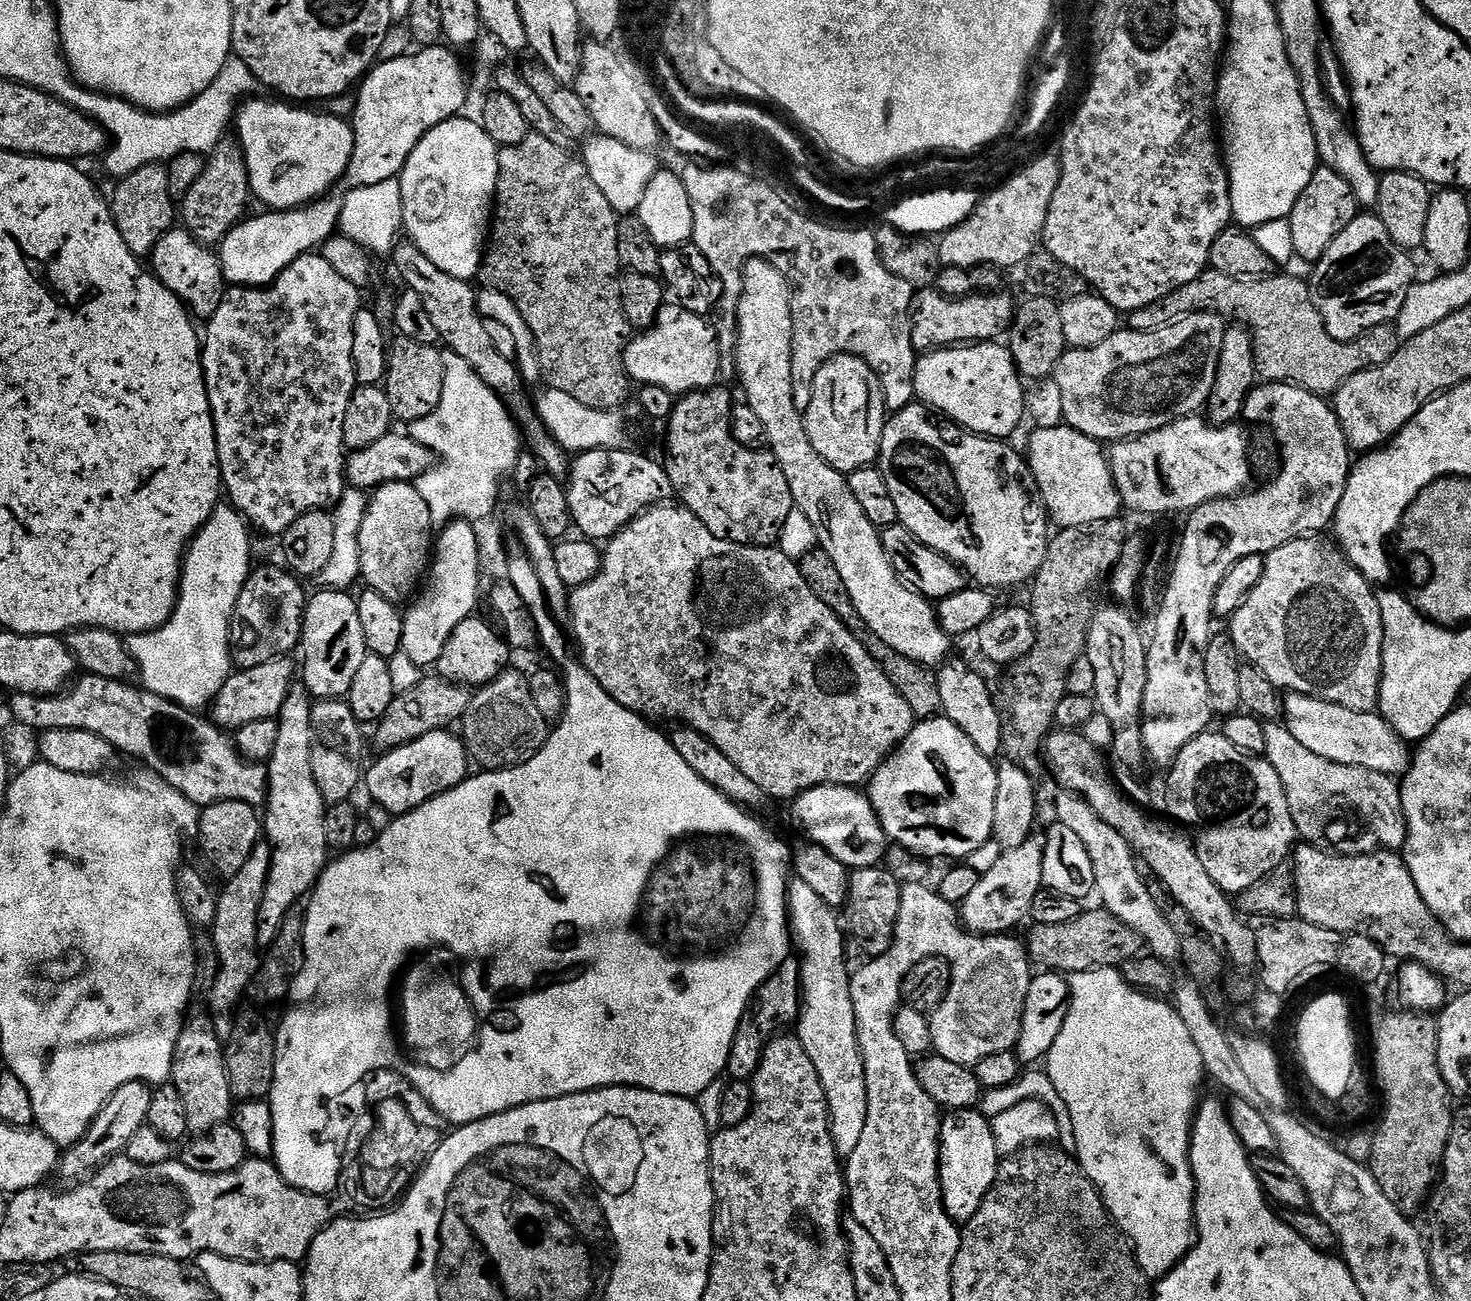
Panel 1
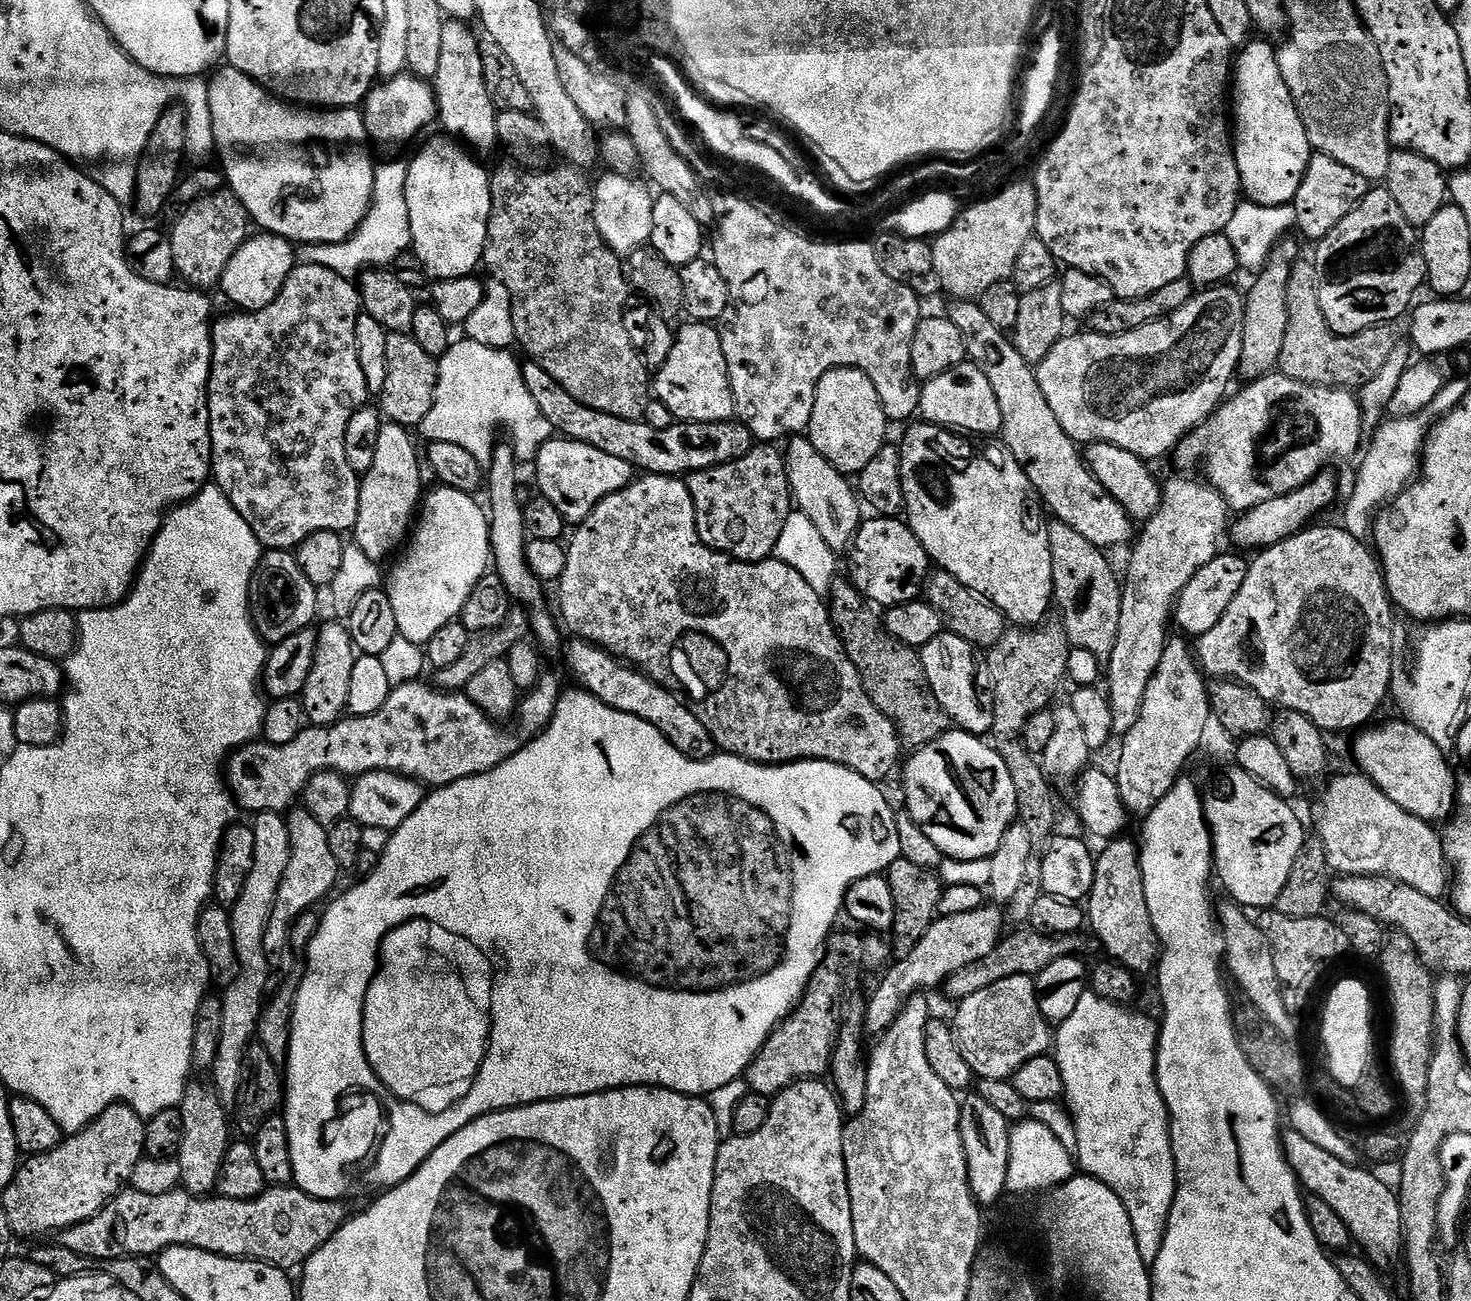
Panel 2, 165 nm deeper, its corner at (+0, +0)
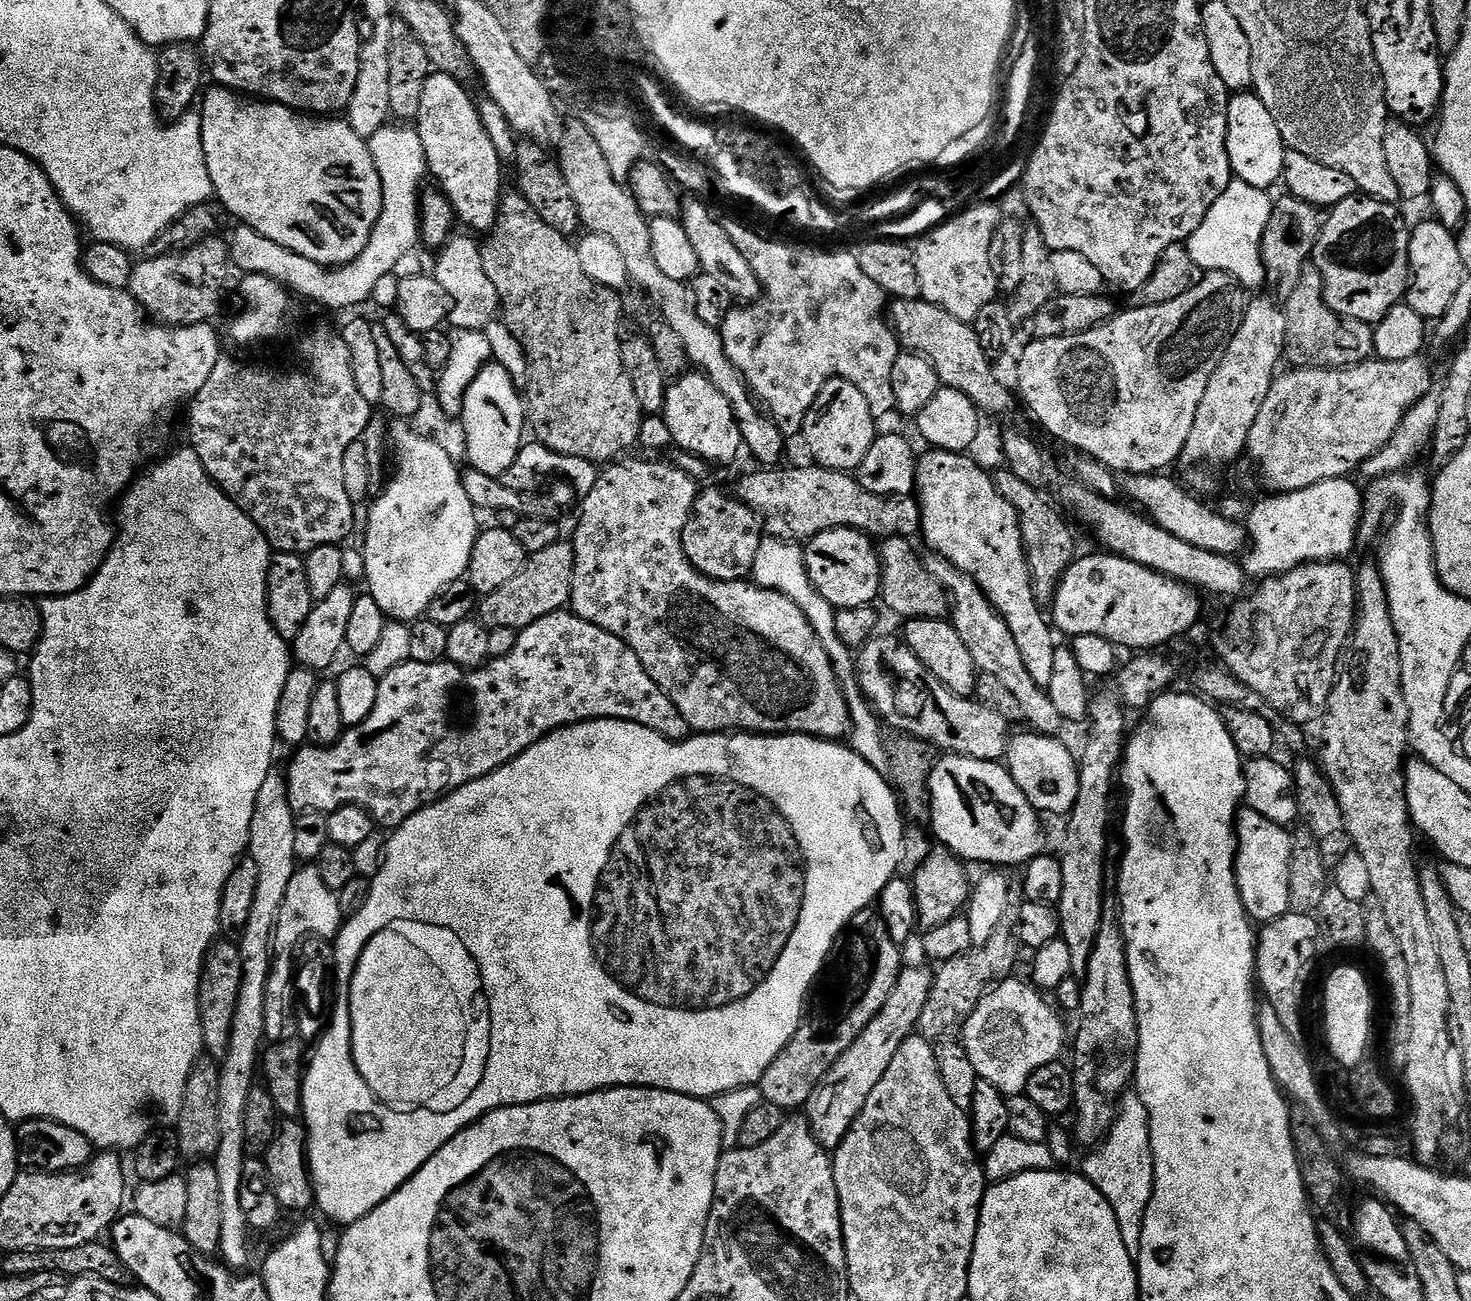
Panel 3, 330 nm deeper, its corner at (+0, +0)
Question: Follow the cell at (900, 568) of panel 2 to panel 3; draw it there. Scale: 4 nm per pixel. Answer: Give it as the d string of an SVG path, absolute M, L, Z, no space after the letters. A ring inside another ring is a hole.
M835 528L812 537L805 563L817 591L837 609L866 608L882 592L882 556L865 533L856 528Z

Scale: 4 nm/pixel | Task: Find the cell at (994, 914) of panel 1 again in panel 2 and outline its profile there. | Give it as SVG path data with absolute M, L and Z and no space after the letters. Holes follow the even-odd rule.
M996 906L970 910L970 914L937 918L930 930L926 930L922 942L918 942L918 946L914 946L914 950L910 950L910 954L906 954L904 960L896 960L883 973L885 976L881 978L880 985L873 990L872 997L866 1000L865 1033L884 1033L895 1022L901 1009L912 996L923 993L926 990L923 988L939 989L945 980L962 970L962 966L970 966L970 962L986 958L986 954L990 954L1000 945L1002 933L1005 931L1004 924L1006 925L1005 913Z

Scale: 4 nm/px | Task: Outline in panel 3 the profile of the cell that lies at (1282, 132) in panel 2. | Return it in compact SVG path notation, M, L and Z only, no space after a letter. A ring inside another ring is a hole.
M1248 94L1233 95L1228 105L1228 153L1232 170L1239 179L1256 188L1268 190L1271 189L1271 184L1279 185L1283 181L1289 149L1284 143L1284 130L1275 111L1265 101L1264 105L1258 97L1244 95Z

